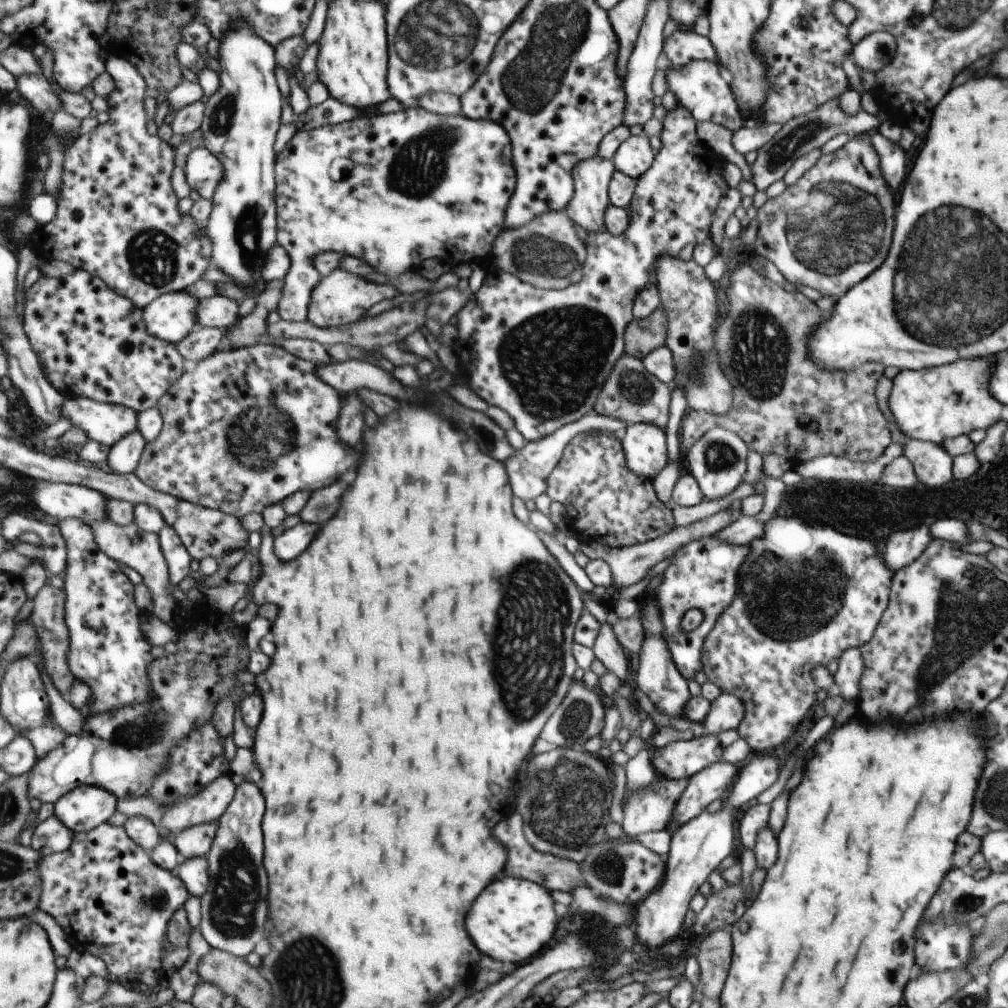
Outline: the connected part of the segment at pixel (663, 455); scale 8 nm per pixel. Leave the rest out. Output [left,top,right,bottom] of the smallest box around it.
[620,423,668,478]

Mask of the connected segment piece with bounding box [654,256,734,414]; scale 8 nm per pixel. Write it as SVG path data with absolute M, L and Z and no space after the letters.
M662 256L654 262L654 266L662 308L668 316L665 345L672 350L678 372L673 387L684 386L687 404L692 410L728 414L733 408L734 393L733 383L720 368L721 363L714 344L714 324L718 316L716 286L708 280L702 266L693 259Z

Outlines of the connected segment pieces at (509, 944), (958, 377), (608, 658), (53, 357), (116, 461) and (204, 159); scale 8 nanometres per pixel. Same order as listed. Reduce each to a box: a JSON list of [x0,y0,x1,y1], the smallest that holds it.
[[464,876,563,965],[888,357,1002,443],[592,623,631,683],[23,268,186,414],[105,430,147,474],[186,146,226,201]]

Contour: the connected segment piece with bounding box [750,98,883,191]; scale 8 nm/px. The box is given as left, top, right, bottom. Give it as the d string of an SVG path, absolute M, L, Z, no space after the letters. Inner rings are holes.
M840 98L827 102L812 113L802 114L800 117L786 122L762 148L757 150L758 156L751 165L752 179L750 182L756 186L757 191L766 191L768 186L784 178L788 169L798 158L808 156L812 150L820 150L828 140L840 134L853 137L859 134L872 133L878 131L882 123L877 114L866 113L864 110L854 114L854 116L848 116L848 112L844 112L840 108Z

